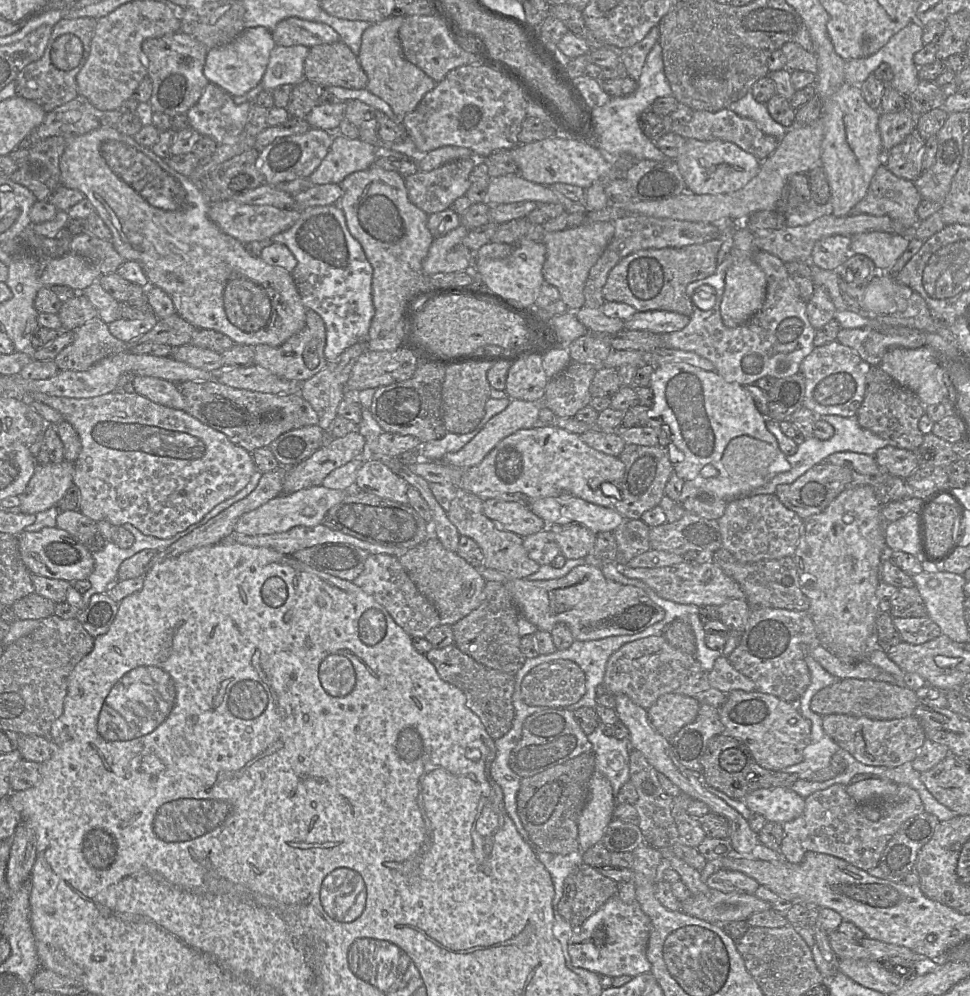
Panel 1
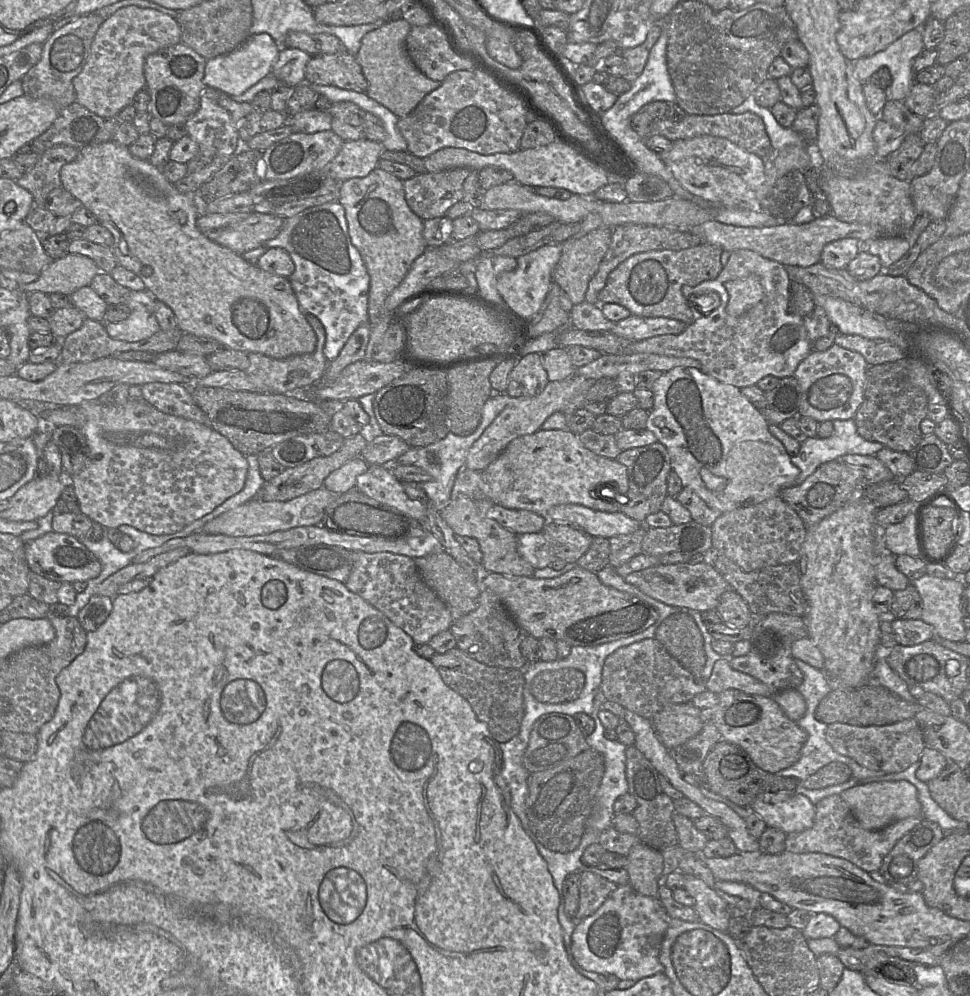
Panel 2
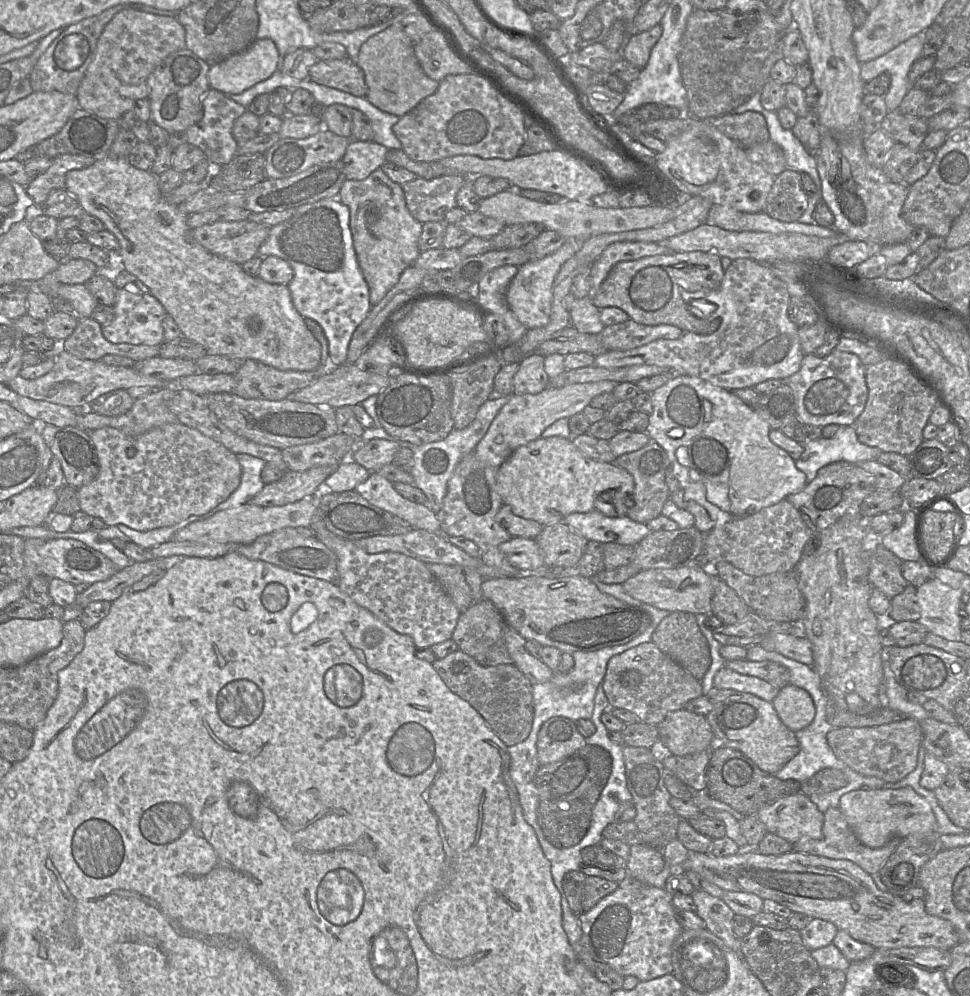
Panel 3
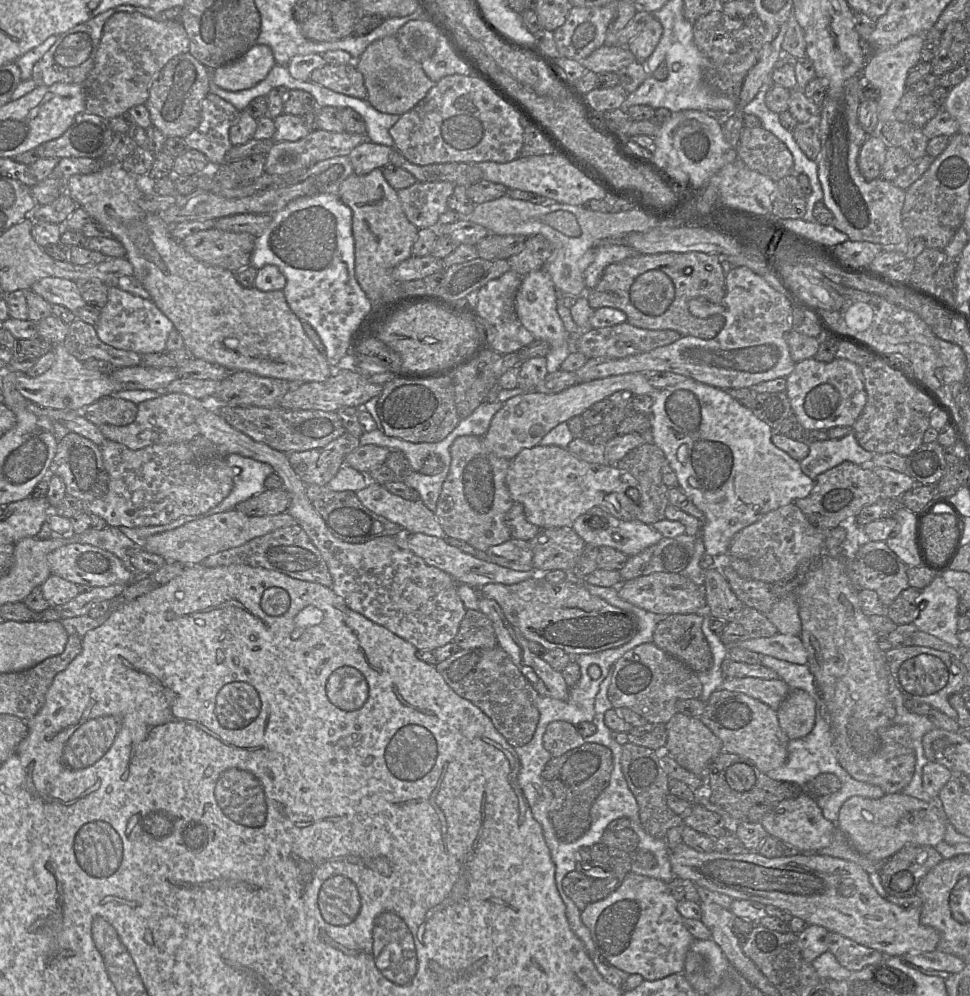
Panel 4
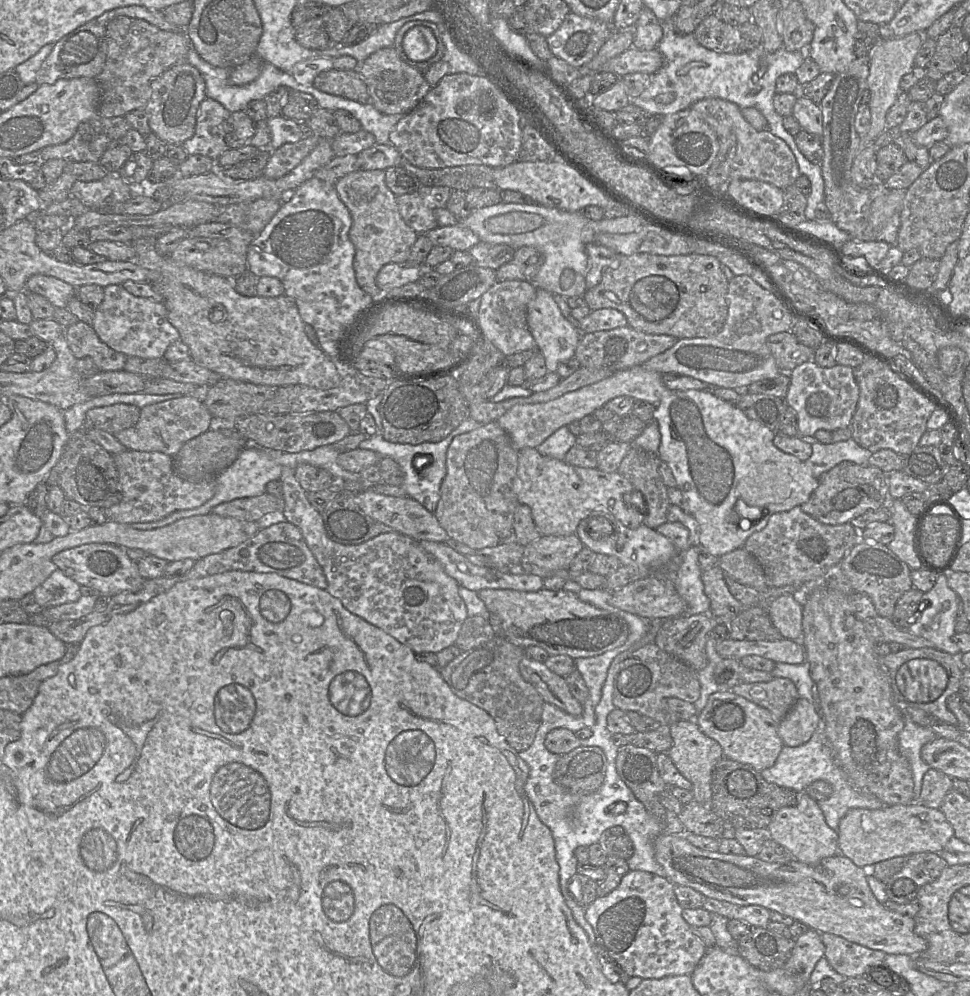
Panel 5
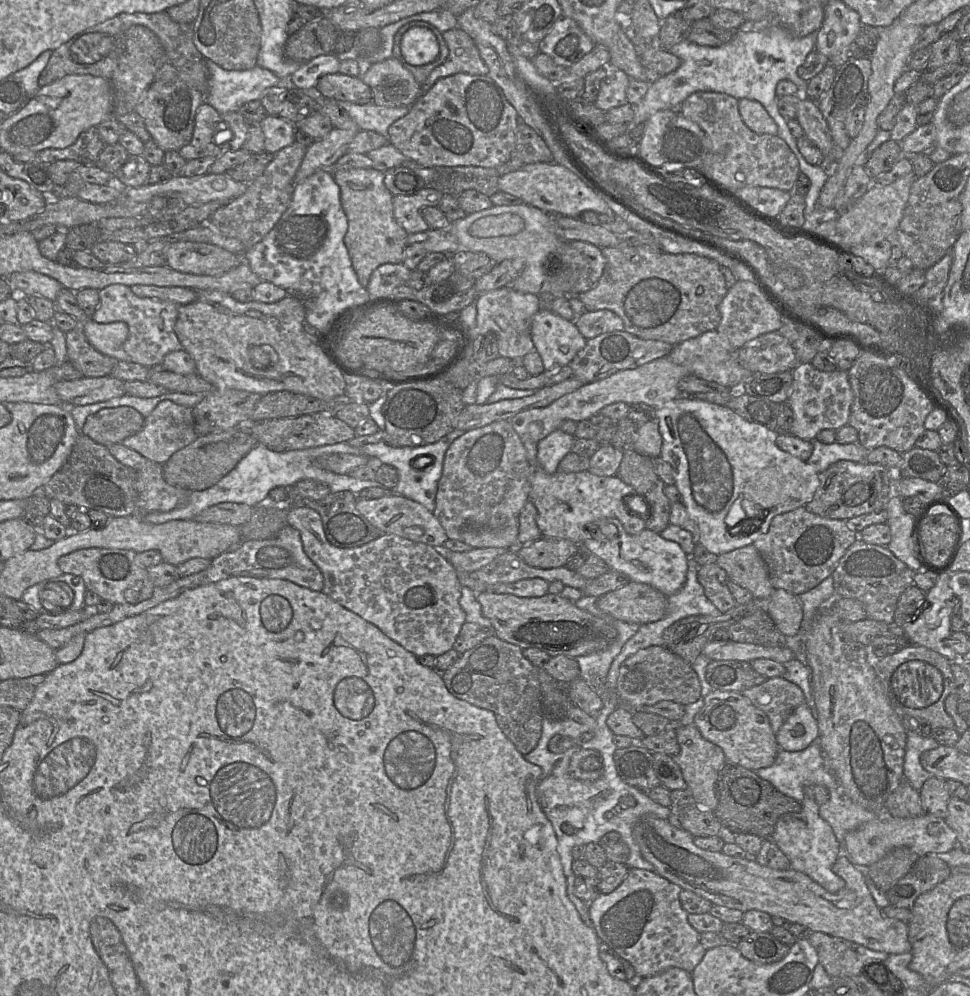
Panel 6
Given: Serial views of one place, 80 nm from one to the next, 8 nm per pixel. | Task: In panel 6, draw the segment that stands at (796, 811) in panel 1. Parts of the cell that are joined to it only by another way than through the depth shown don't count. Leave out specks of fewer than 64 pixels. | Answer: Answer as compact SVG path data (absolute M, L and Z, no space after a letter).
M805 786L800 812L785 814L777 821L771 840L787 856L792 869L808 875L825 890L835 893L845 886L844 880L832 871L833 864L842 853L842 846L831 826L820 817L819 805L813 794L814 786Z

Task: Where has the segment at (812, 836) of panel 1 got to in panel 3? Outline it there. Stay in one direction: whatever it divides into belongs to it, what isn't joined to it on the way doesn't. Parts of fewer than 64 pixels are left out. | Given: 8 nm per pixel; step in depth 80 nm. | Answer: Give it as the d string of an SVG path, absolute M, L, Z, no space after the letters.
M839 806L829 808L824 813L823 838L822 839L801 839L793 845L793 851L803 854L823 856L831 859L844 859L852 861L861 867L869 875L877 873L889 856L895 851L901 838L893 838L886 845L880 848L870 848L862 844L849 826Z

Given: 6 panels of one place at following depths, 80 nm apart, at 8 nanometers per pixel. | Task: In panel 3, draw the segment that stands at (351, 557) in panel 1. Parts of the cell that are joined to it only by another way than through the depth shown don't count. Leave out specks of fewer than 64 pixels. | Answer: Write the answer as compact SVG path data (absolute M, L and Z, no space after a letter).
M309 527L283 528L283 529L274 531L272 533L268 533L263 536L260 536L252 543L241 545L236 550L230 551L230 552L237 552L251 560L262 560L265 562L269 562L283 569L286 569L298 574L326 580L337 586L339 584L339 573L337 569L336 555L330 548L328 548L322 542L317 540L317 538L313 534L313 531Z

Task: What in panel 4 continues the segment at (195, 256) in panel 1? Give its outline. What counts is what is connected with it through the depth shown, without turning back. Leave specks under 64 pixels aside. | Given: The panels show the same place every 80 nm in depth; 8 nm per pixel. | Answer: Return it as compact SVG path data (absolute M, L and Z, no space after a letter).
M103 164L102 168L92 174L75 174L69 178L68 194L75 201L78 207L83 208L89 215L112 233L113 237L120 241L126 249L126 258L133 266L133 275L144 286L150 295L153 303L163 312L163 314L173 323L174 328L178 330L184 341L184 348L187 349L190 356L205 360L210 363L221 365L231 372L247 371L258 376L284 379L291 383L321 382L328 379L335 371L325 357L314 345L311 339L305 333L301 320L289 307L284 292L282 290L260 291L255 287L245 288L239 284L236 279L236 273L221 267L203 263L190 255L182 246L182 241L175 240L170 232L171 226L166 224L155 213L142 210L138 205L139 199L143 195L143 182L141 179L125 171L121 164Z

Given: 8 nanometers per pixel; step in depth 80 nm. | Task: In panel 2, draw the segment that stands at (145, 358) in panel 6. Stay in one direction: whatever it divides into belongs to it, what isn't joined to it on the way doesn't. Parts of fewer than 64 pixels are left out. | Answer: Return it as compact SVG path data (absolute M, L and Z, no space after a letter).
M131 291L125 302L130 309L129 316L120 322L105 324L107 334L115 340L136 342L160 331L154 313L155 300L147 291Z

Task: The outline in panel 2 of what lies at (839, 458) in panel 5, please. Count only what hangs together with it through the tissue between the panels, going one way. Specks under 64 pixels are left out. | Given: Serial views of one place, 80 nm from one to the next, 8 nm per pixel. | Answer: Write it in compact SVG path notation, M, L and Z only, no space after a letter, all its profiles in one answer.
M853 419L834 420L832 423L834 431L829 438L807 438L801 443L798 454L791 457L791 462L800 470L794 485L801 484L823 463L843 455L875 455L885 447L861 437Z

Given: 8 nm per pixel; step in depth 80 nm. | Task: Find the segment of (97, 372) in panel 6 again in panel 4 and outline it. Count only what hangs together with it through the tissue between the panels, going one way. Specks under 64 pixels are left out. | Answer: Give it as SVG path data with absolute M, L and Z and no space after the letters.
M79 318L69 324L63 344L67 351L81 362L88 359L104 360L116 369L141 363L140 354L103 343L97 335L95 326Z

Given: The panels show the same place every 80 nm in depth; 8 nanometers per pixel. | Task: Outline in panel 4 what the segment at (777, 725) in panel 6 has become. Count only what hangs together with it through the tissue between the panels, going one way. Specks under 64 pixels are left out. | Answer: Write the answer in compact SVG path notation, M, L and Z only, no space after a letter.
M732 678L724 679L720 689L740 692L757 699L777 711L791 688L780 678L766 680L762 678Z

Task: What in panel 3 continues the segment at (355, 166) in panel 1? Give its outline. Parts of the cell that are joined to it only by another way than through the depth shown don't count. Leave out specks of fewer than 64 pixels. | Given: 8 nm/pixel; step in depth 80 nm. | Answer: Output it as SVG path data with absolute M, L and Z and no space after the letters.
M351 139L341 160L347 180L365 180L387 162L388 152L388 148L374 141Z

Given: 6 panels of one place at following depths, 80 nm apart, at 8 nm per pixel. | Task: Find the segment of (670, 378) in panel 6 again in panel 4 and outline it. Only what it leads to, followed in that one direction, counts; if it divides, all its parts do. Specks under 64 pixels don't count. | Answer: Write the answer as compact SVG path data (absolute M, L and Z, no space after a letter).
M635 372L578 383L556 394L535 391L523 393L508 399L494 415L483 442L497 457L512 460L521 450L539 445L544 436L560 423L581 416L594 403L621 390L628 390L634 395L649 395L652 398L656 396L656 391L659 391L649 383L645 373Z

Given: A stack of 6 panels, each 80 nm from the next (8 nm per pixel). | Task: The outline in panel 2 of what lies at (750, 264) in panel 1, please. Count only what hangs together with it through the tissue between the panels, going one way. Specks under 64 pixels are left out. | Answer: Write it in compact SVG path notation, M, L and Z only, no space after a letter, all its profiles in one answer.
M748 276L725 283L729 294L726 307L732 317L740 317L763 298L763 287L757 276Z

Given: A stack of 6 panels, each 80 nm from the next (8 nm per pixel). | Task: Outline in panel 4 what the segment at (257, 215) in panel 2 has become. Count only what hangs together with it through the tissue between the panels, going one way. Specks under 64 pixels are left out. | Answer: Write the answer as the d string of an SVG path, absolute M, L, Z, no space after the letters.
M215 227L200 230L182 240L183 248L197 260L233 273L250 265L257 236Z

